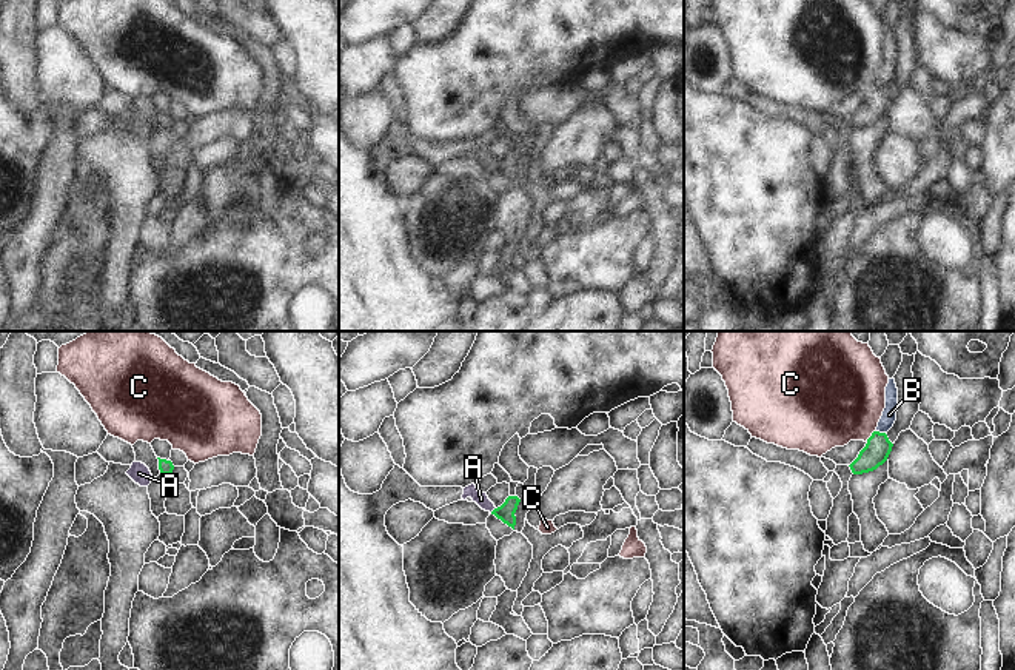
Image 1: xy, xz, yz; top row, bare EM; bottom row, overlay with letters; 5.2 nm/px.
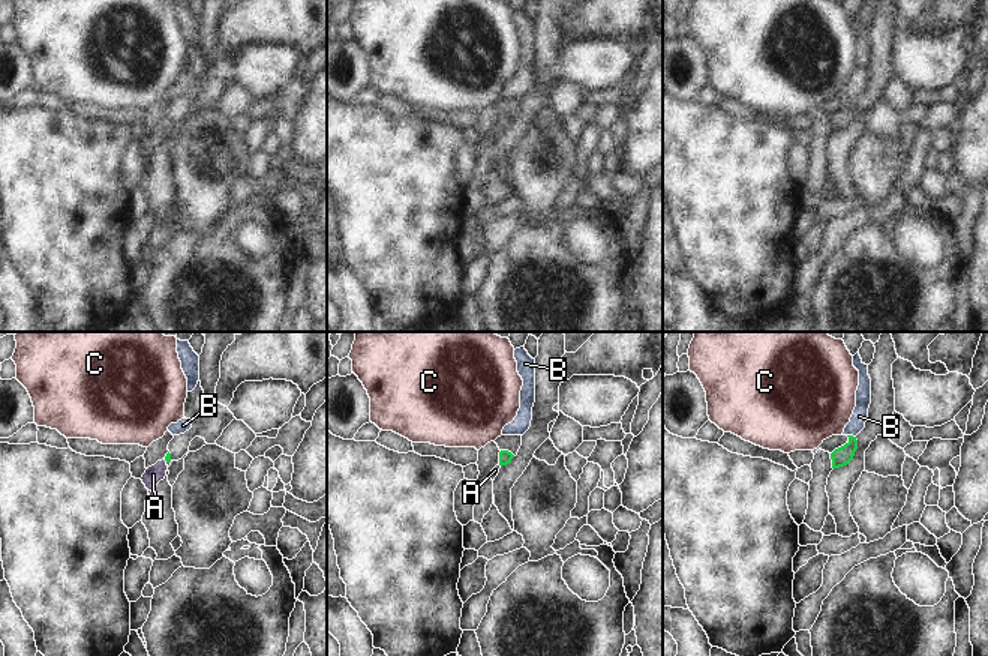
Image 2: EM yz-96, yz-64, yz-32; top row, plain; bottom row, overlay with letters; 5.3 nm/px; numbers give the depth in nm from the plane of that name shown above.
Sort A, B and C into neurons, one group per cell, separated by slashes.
A / B / C

